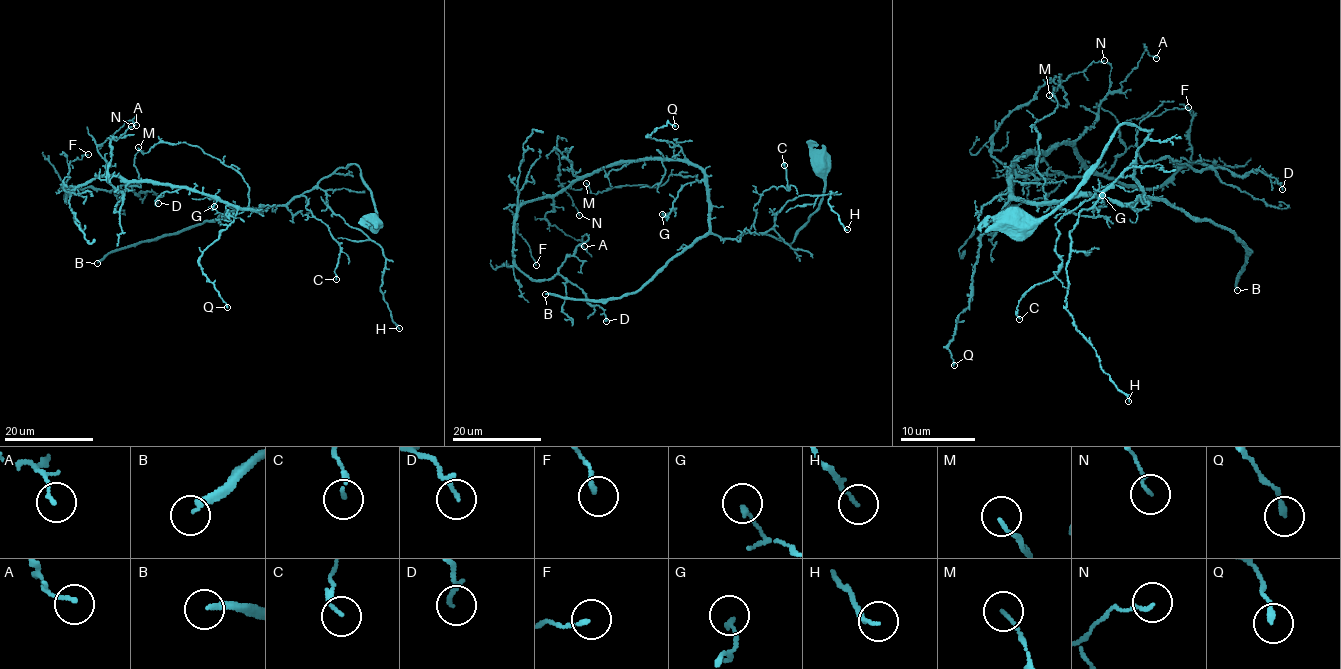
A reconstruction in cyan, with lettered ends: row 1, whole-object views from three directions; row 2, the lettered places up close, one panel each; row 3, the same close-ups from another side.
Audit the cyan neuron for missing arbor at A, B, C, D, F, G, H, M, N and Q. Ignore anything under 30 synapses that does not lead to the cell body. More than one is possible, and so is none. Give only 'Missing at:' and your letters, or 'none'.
Missing at: B

